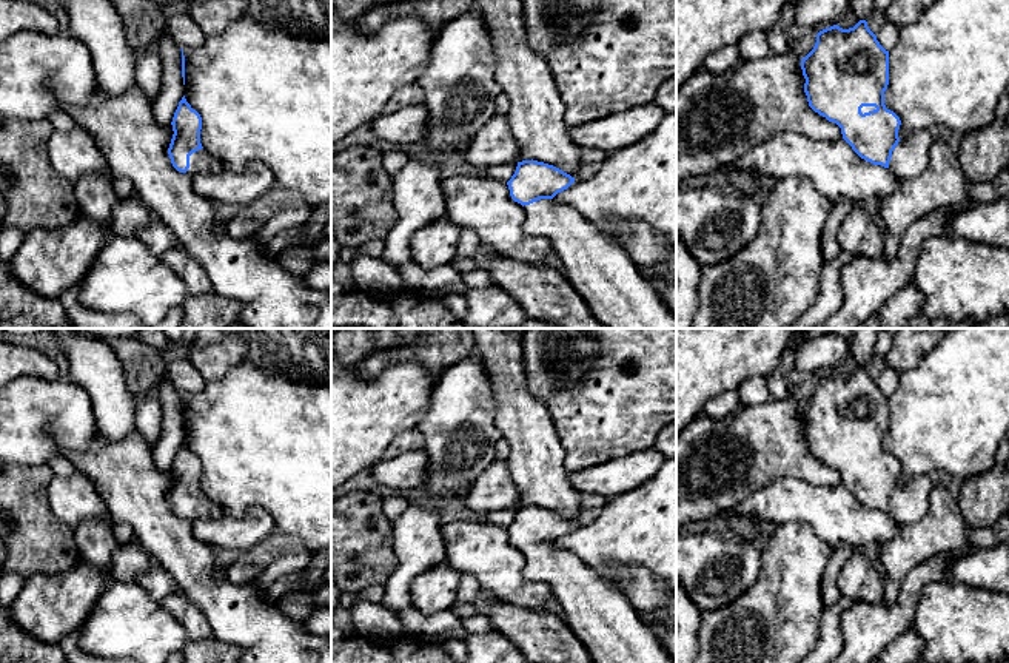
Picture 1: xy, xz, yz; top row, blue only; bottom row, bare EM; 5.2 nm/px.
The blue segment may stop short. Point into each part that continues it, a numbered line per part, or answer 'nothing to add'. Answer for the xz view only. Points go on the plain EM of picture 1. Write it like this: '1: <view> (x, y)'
1: xz (603, 619)

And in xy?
1: xy (201, 508)

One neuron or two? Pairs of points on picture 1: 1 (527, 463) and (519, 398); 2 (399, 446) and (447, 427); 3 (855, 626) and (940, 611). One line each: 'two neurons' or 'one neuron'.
1: one neuron
2: two neurons
3: two neurons

